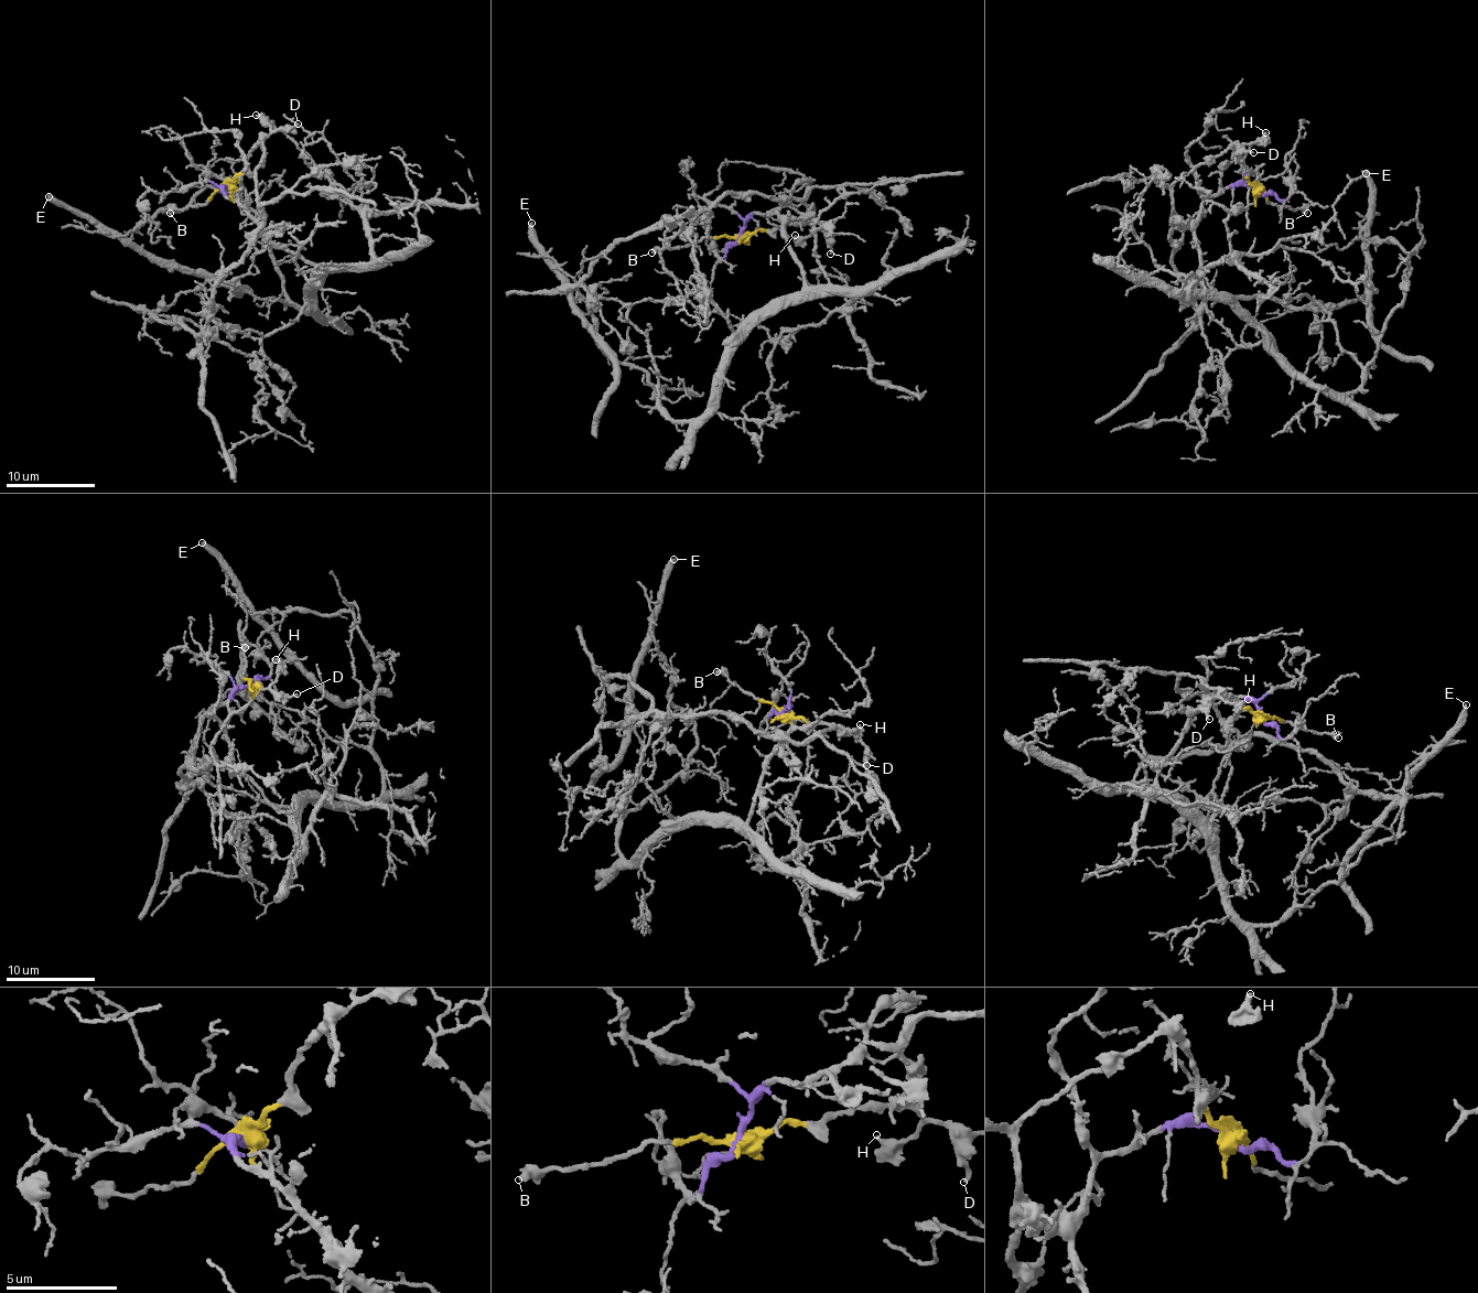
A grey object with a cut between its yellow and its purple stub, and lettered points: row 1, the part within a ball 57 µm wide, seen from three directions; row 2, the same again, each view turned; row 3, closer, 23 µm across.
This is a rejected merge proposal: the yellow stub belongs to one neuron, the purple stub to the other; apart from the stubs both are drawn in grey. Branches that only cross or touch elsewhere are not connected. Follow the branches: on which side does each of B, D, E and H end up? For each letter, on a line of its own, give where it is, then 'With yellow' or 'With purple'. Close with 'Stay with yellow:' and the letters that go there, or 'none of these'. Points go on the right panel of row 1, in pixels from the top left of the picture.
B: Place: (1307, 213). With yellow
D: Place: (1253, 152). With yellow
E: Place: (1366, 173). With purple
H: Place: (1265, 132). With yellow
Stay with yellow: B, D, H

